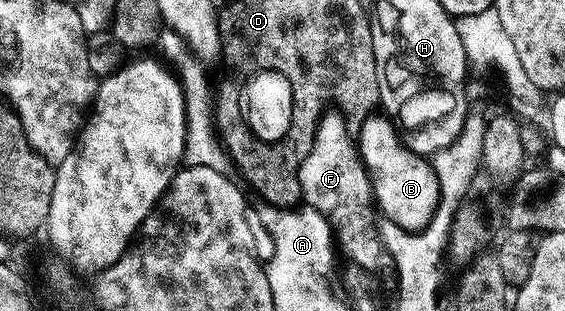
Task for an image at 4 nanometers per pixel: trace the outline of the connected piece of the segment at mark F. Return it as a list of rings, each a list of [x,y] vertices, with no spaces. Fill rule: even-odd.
[[[327,112],[317,123],[314,135],[314,142],[303,159],[302,165],[298,169],[299,185],[302,188],[302,199],[307,206],[312,202],[322,201],[322,205],[332,205],[332,201],[338,201],[338,205],[352,205],[346,209],[354,209],[356,219],[348,219],[338,224],[337,228],[342,236],[342,243],[346,249],[346,257],[358,269],[363,269],[366,273],[386,273],[391,272],[392,262],[390,253],[383,245],[383,238],[375,232],[374,211],[376,198],[374,186],[370,180],[370,175],[366,165],[362,162],[359,153],[359,146],[355,138],[350,138],[350,133],[346,130],[345,116],[337,117],[336,114]],[[354,223],[364,225],[363,230],[356,229]]]

